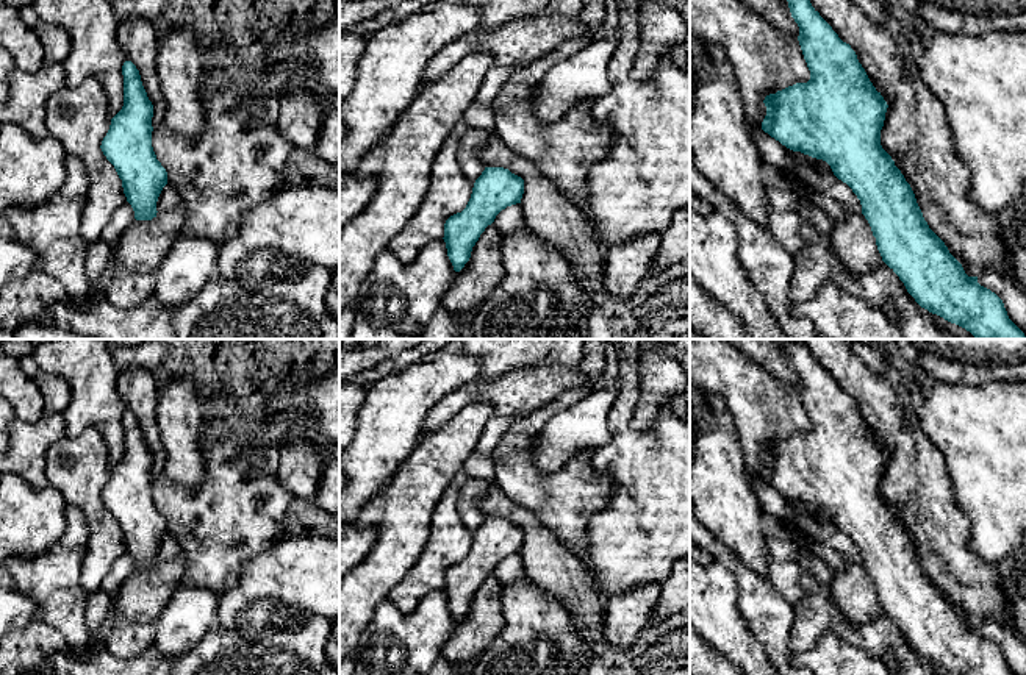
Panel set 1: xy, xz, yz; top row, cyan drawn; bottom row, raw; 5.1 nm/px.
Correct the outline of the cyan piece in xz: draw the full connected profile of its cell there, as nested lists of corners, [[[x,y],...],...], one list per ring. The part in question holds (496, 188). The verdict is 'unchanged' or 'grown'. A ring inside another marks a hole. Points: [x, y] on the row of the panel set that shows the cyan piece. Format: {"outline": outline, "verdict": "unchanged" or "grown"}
{"outline": [[[485,167],[475,180],[471,198],[461,212],[444,223],[447,256],[455,272],[471,258],[472,247],[496,216],[507,206],[521,203],[524,180],[504,167]]], "verdict": "unchanged"}

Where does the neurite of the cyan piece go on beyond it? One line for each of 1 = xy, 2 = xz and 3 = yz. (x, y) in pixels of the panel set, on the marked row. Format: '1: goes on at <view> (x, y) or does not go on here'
1: does not go on here
2: does not go on here
3: does not go on here

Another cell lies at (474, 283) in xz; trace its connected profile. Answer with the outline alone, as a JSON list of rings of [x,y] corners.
[[[491,223],[472,247],[469,261],[455,273],[441,306],[455,316],[477,312],[504,275],[502,234]]]

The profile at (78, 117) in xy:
[[[94,77],[84,80],[78,88],[66,86],[45,103],[45,127],[48,134],[59,141],[66,155],[78,156],[86,166],[88,194],[80,230],[88,247],[102,239],[103,228],[111,216],[127,202],[122,180],[100,148],[109,125],[108,98],[102,83]]]

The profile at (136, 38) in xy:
[[[120,19],[117,25],[117,44],[127,61],[139,70],[142,86],[153,105],[152,127],[156,128],[164,119],[164,105],[156,73],[156,53],[160,41],[155,23],[149,19]]]

